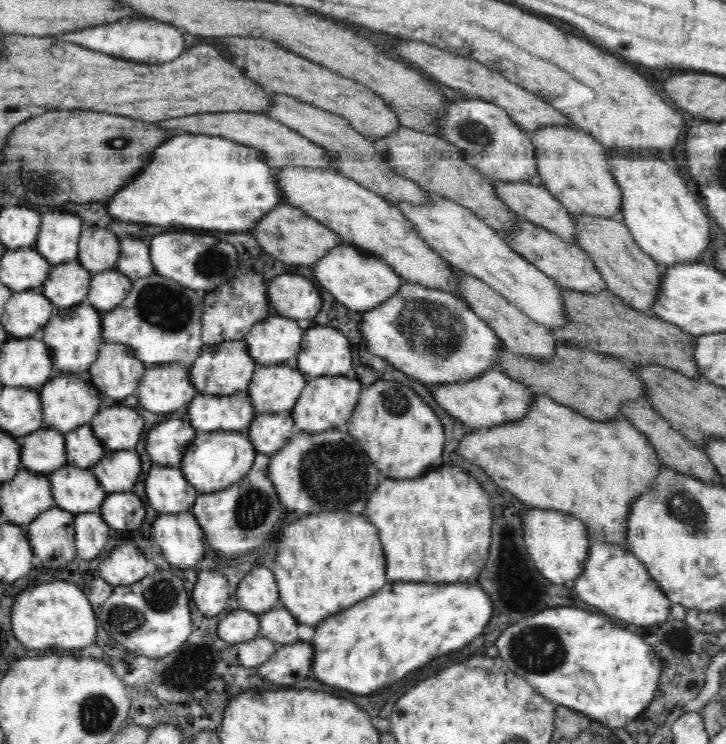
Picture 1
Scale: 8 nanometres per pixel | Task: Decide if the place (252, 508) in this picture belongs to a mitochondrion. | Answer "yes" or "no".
yes

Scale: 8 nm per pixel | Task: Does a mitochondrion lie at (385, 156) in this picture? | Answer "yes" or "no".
no

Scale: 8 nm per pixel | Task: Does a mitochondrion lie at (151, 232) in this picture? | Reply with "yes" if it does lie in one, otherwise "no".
no

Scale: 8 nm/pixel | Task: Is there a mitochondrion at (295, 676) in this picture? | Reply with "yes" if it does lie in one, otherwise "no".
no

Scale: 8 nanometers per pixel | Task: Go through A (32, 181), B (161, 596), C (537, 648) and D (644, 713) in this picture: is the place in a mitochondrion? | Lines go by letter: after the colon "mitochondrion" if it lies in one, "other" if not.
A: mitochondrion
B: mitochondrion
C: mitochondrion
D: other

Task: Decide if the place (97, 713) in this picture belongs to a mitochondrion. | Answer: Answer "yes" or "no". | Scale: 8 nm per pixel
yes

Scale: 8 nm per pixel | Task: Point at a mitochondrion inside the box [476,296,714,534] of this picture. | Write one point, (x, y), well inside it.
(681, 505)

